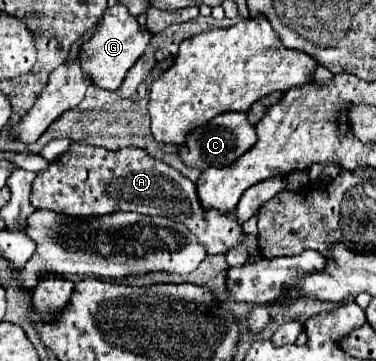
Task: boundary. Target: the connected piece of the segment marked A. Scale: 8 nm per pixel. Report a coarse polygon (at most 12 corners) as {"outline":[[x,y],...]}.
{"outline":[[75,141],[31,205],[71,217],[177,219],[207,253],[243,231],[141,147]]}

